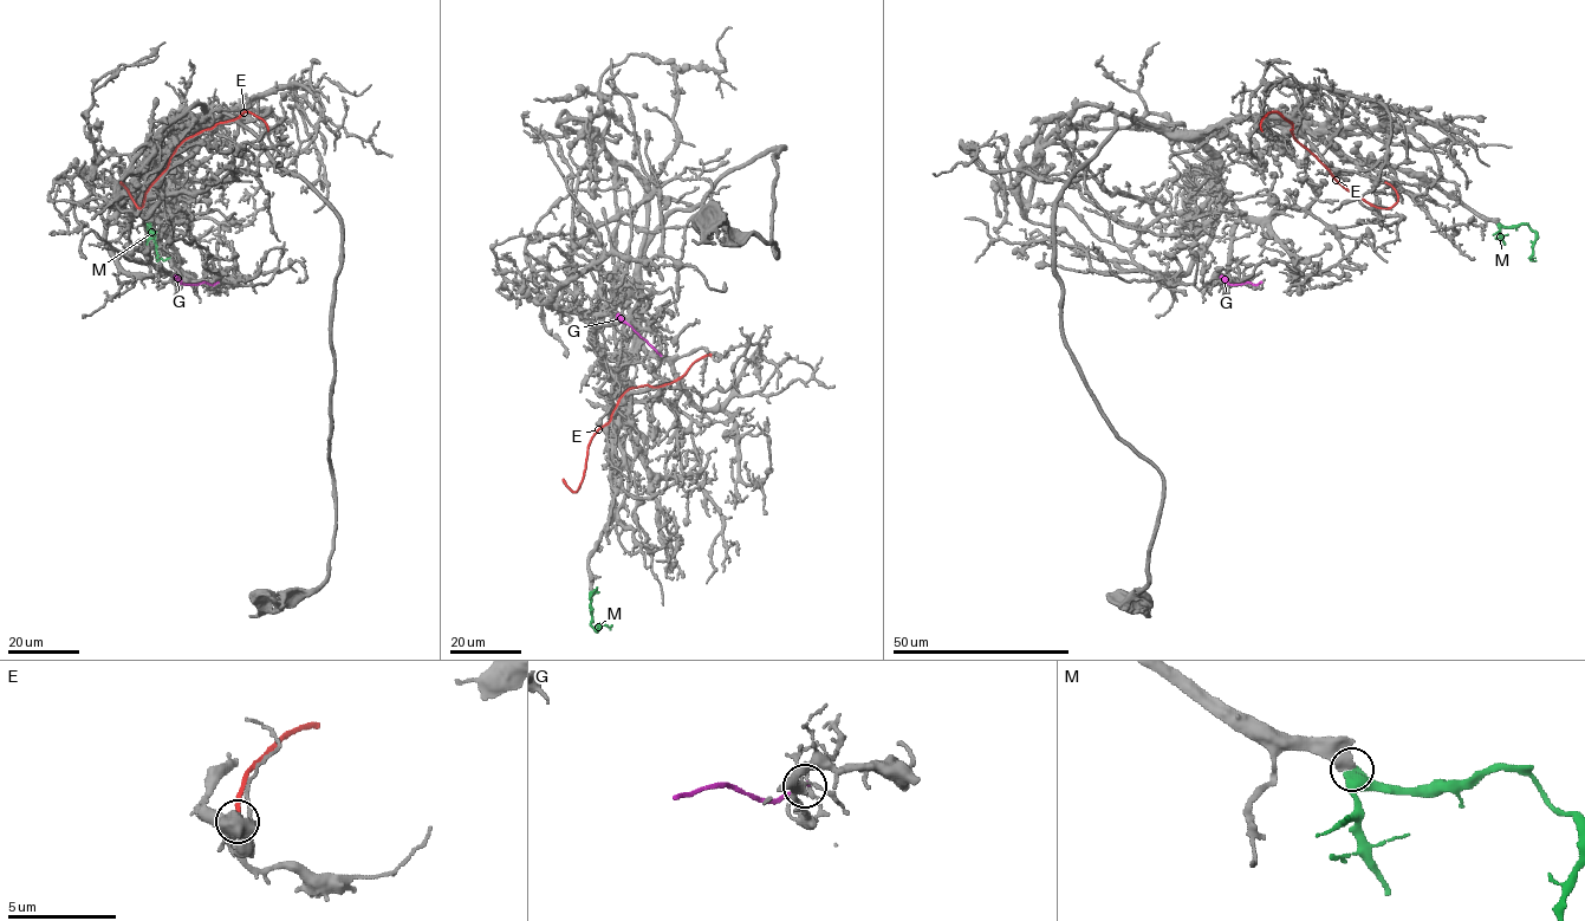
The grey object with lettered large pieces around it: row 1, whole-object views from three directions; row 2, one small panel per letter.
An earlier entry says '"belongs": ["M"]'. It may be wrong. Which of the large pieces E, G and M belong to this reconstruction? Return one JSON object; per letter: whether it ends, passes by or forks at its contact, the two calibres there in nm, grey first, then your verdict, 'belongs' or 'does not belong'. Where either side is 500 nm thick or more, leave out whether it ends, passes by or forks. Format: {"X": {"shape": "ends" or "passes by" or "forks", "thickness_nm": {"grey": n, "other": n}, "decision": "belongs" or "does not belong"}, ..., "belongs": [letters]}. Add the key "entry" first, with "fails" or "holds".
{"entry": "holds", "E": {"shape": "ends", "thickness_nm": {"grey": 460, "other": 280}, "decision": "does not belong"}, "G": {"shape": "ends", "thickness_nm": {"grey": 240, "other": 200}, "decision": "does not belong"}, "M": {"thickness_nm": {"grey": 360, "other": 550}, "decision": "belongs"}, "belongs": ["M"]}

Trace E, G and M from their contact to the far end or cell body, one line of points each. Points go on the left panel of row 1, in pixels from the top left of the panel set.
E: (267, 127), (253, 114), (244, 111), (233, 120), (186, 137), (145, 192), (140, 208), (119, 181)
G: (218, 283), (183, 284), (174, 276)
M: (148, 224), (154, 233), (157, 258), (169, 258)

